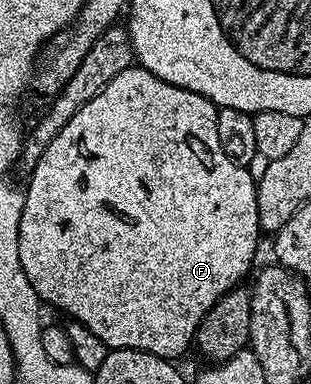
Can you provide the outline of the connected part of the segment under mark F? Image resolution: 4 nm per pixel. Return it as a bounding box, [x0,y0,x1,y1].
[18,65,260,361]

